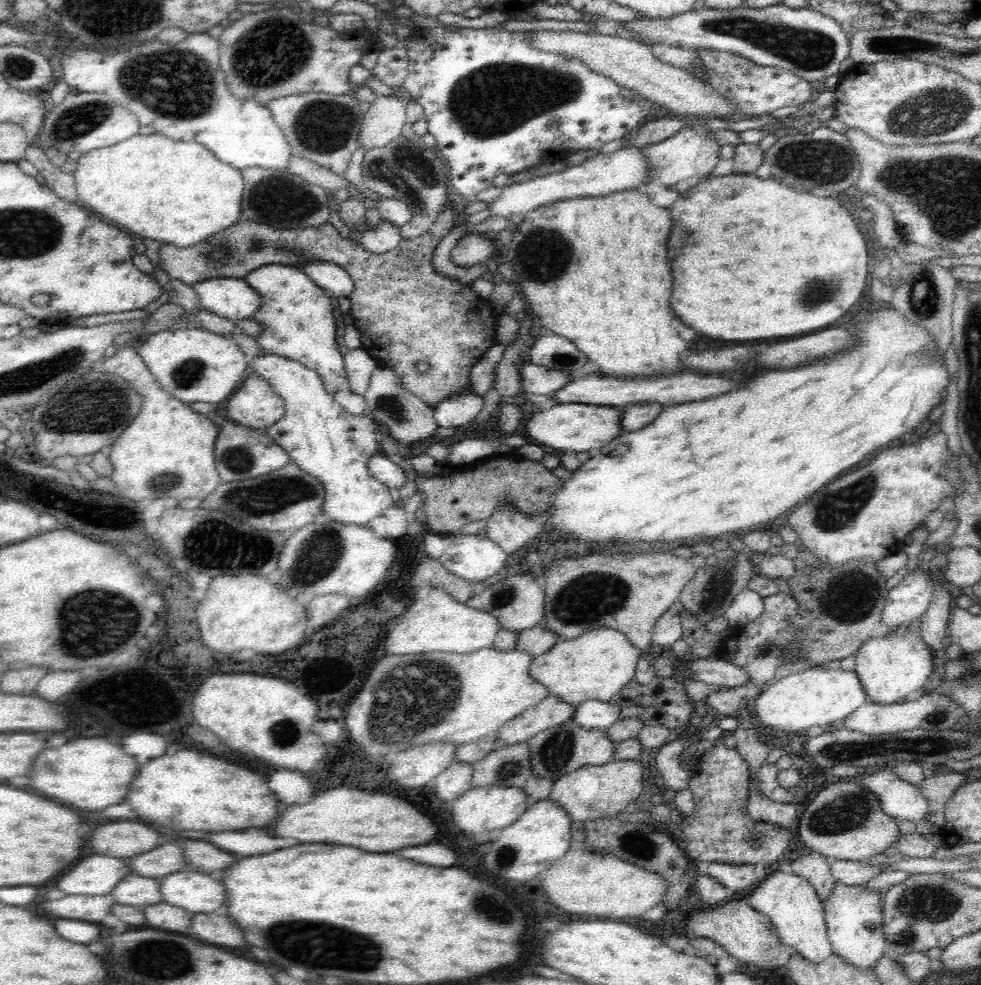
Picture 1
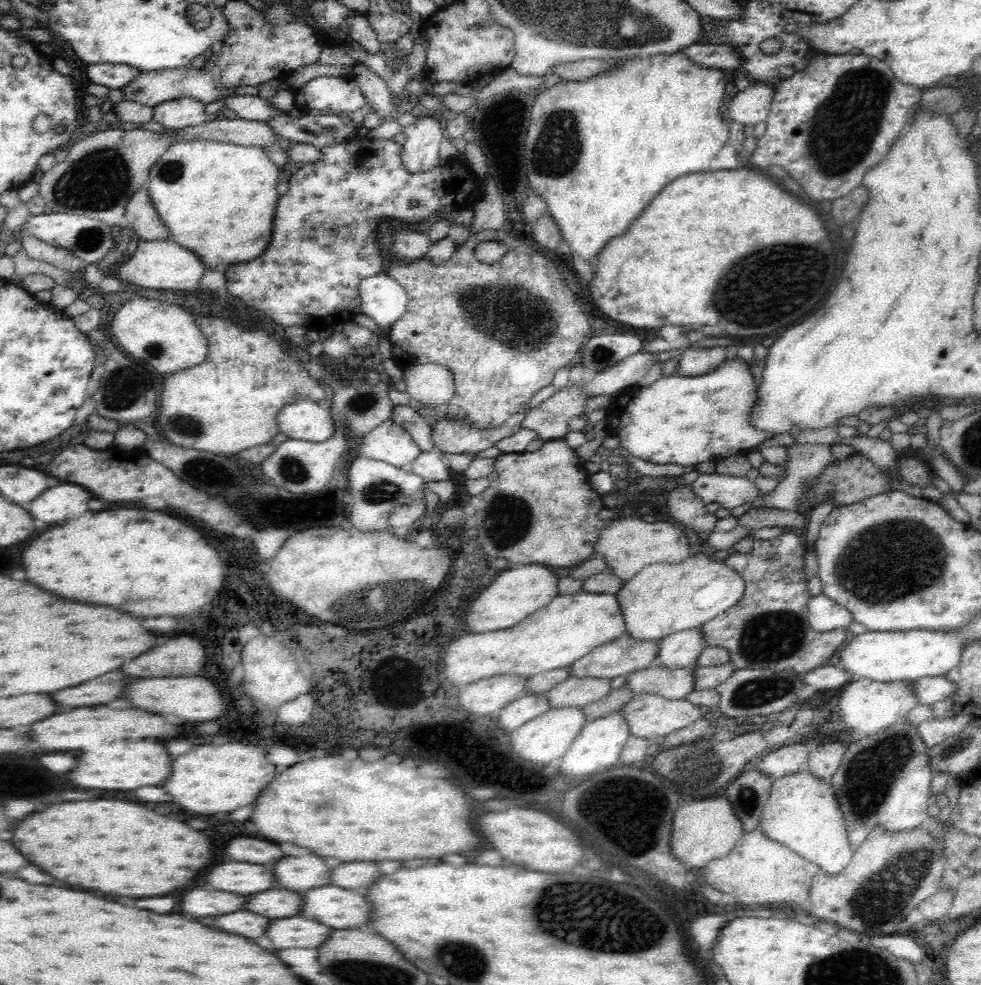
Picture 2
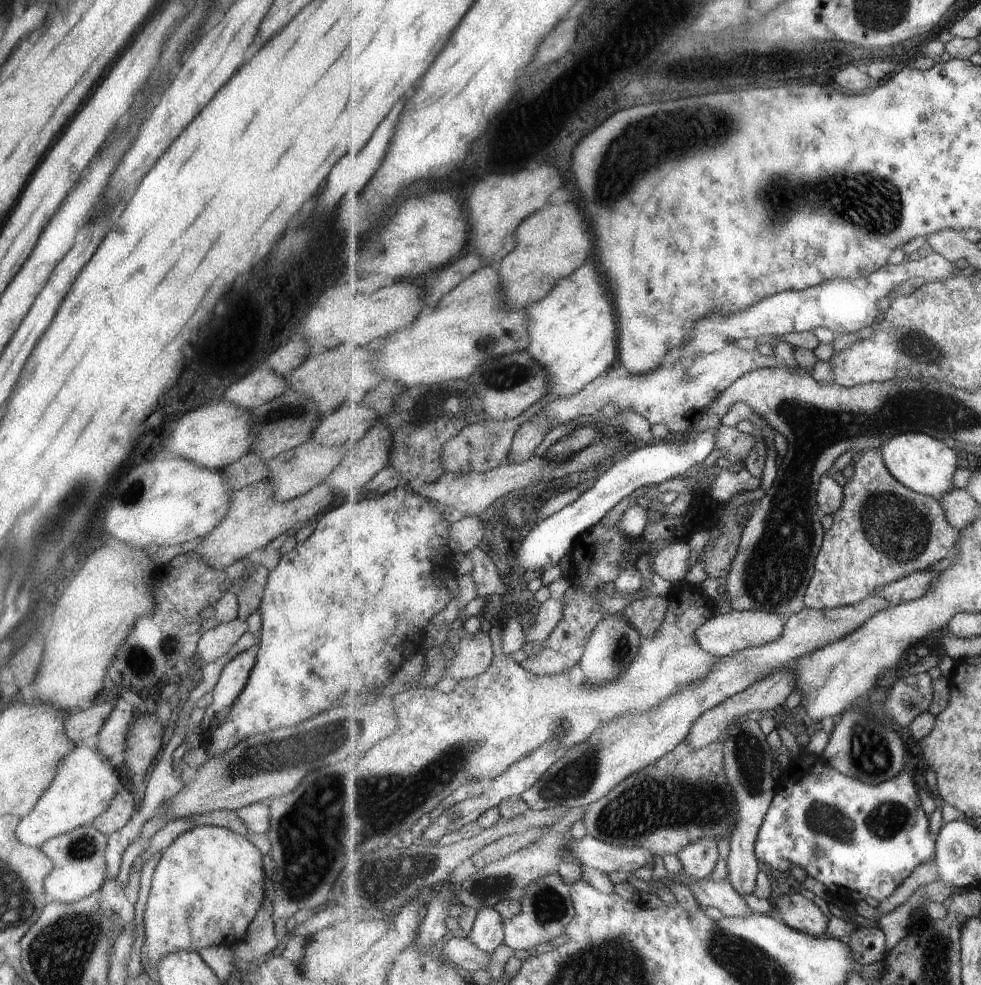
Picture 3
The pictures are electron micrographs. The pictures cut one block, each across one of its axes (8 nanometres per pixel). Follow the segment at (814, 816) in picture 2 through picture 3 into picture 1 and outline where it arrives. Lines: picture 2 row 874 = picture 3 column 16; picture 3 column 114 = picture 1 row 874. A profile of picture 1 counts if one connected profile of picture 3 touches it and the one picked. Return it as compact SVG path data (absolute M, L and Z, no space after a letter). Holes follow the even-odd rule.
M777 865L769 871L769 877L760 883L758 888L752 888L748 892L745 899L756 912L770 919L770 923L776 928L778 941L792 947L792 950L806 961L820 964L832 954L822 902L806 878L794 875L789 869Z

